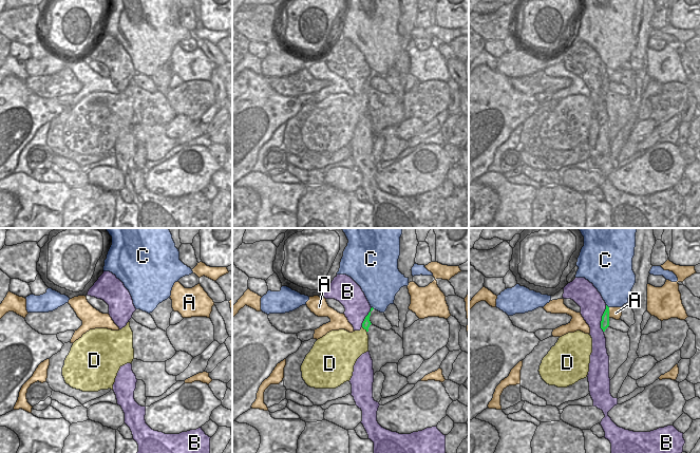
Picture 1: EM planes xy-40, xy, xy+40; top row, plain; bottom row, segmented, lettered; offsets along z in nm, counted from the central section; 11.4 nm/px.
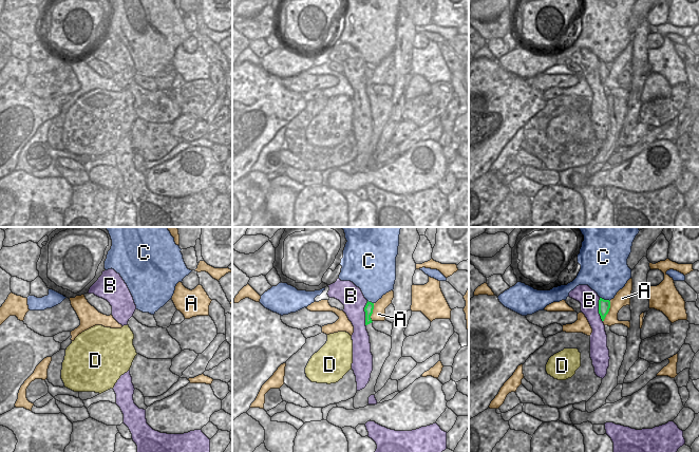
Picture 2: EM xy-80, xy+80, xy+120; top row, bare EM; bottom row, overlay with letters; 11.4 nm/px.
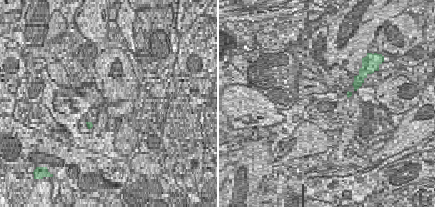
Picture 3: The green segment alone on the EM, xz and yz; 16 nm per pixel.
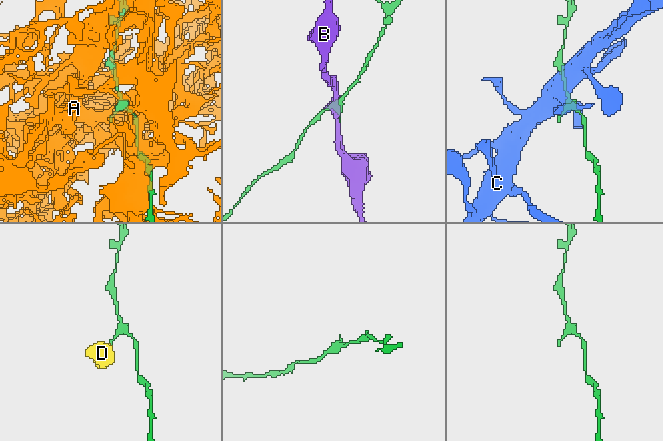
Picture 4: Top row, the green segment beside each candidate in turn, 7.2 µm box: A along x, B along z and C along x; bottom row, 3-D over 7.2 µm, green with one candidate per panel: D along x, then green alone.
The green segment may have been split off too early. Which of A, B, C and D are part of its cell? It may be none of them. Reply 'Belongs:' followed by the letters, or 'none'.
Belongs: D

